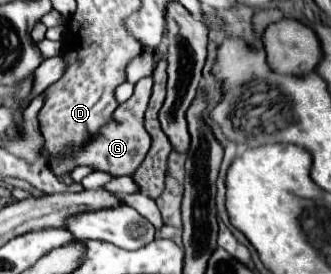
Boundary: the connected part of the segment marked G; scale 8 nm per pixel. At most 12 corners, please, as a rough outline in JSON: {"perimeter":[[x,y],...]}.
{"perimeter":[[152,77],[64,159],[44,149],[58,177],[78,165],[132,175],[150,147],[144,131]]}

